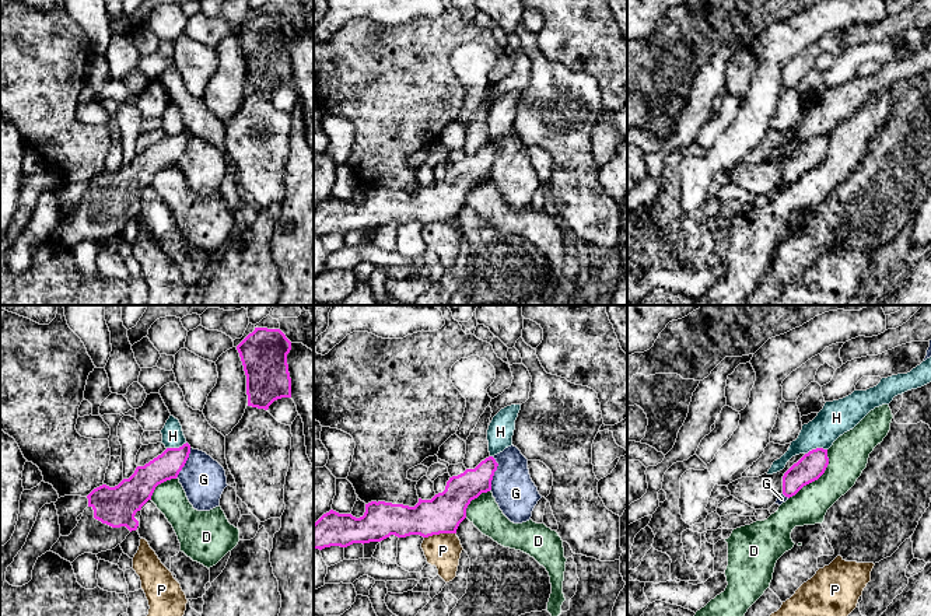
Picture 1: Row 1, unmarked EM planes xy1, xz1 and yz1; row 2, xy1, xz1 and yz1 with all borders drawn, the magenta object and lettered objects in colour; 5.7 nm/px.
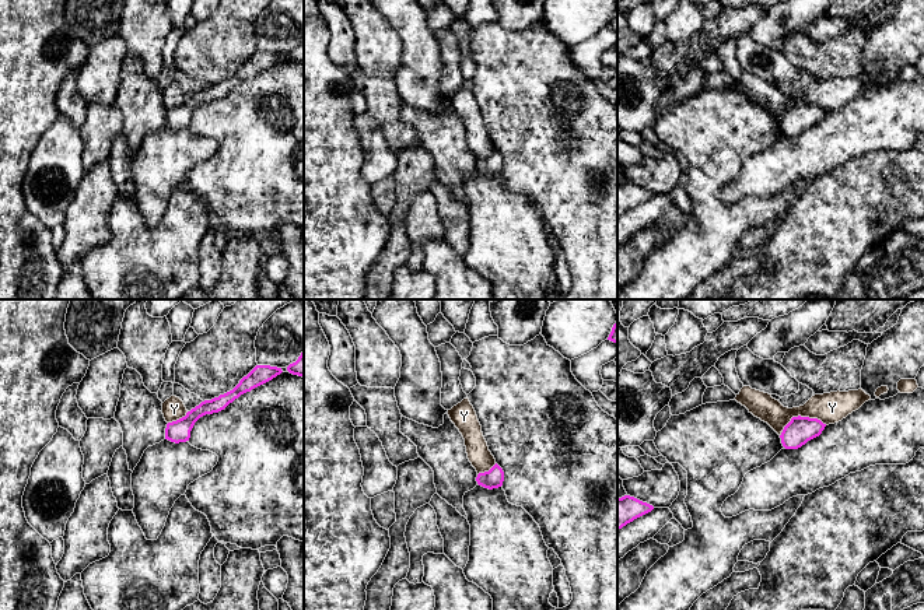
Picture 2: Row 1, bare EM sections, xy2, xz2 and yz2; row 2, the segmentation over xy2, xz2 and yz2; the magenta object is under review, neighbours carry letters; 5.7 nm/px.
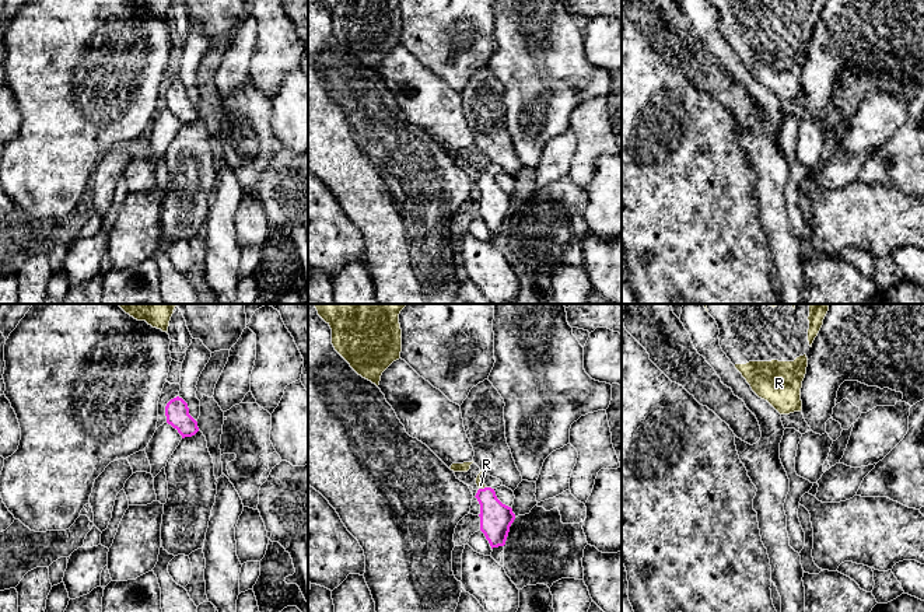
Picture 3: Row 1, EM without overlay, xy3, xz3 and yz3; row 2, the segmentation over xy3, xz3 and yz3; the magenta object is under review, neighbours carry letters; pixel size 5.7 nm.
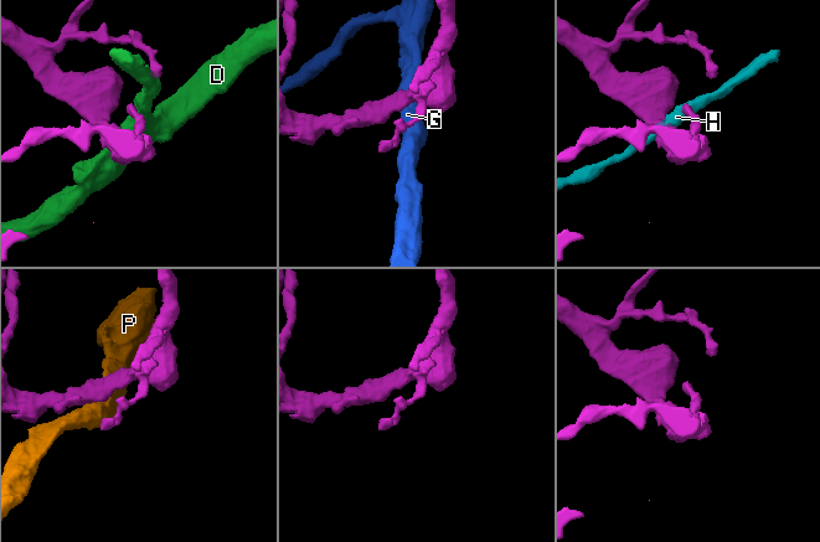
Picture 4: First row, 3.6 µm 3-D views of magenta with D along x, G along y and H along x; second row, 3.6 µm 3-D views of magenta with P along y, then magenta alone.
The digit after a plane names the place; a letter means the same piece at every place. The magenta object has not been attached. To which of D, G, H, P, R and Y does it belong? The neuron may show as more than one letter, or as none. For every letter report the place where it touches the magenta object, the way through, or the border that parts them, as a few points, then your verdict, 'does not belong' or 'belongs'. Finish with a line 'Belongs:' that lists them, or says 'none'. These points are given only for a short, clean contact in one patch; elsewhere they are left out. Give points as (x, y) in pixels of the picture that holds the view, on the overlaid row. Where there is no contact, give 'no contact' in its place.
D: meets magenta in yz1 at (816, 479); border along yz1 (828, 450), (826, 469), (788, 499); does not belong
G: meets magenta in xz1 at (493, 473); border along xz1 (493, 457), (497, 469), (490, 489); does not belong
H: meets magenta in yz1 at (816, 448); border along yz1 (826, 448), (812, 448), (805, 454); does not belong
P: meets magenta in xz1 at (440, 532); border along xz1 (455, 532), (440, 532), (424, 538); does not belong
R: meets magenta in xz3 at (482, 489); runs through xz3 (496, 518), (482, 489), (480, 485); belongs
Y: meets magenta in yz2 at (800, 416); does not belong
Belongs: R

